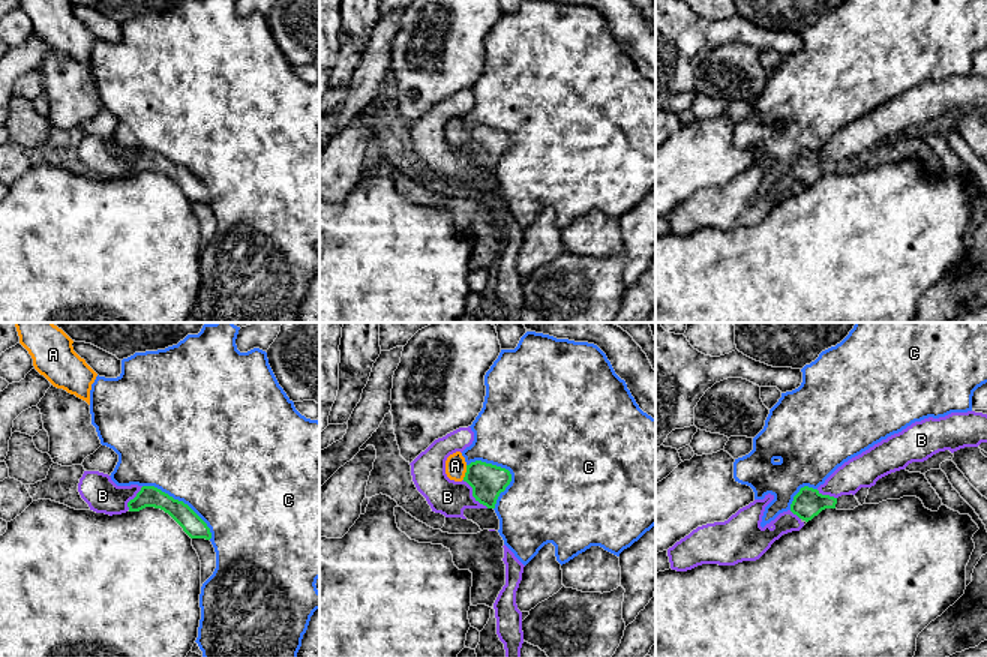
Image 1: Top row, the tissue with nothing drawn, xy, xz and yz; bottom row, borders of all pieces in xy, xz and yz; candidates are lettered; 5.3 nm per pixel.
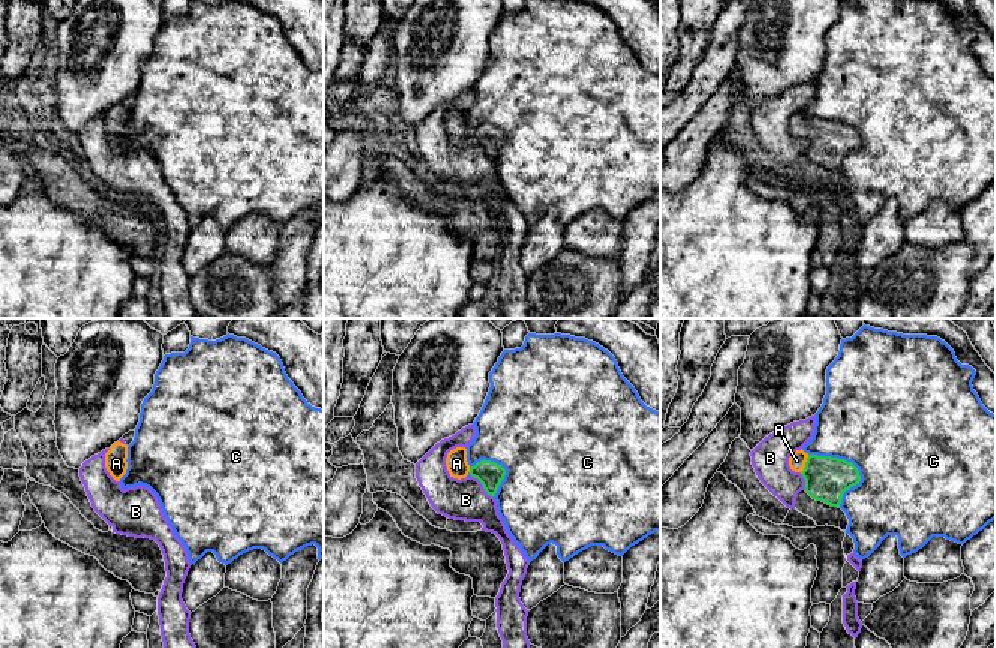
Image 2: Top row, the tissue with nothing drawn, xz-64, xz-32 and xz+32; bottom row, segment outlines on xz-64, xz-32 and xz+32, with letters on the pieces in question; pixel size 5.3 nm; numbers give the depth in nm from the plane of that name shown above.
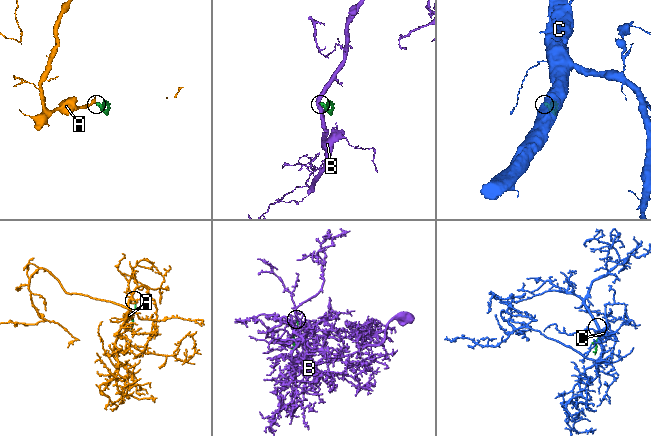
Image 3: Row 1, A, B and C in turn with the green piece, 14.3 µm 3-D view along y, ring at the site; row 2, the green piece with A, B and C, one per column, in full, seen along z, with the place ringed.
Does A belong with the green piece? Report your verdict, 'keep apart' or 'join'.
join

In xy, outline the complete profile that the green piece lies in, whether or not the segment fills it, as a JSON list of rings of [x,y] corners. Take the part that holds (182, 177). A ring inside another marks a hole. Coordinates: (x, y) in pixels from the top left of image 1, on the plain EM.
[[[142,150],[134,164],[128,166],[129,176],[146,171],[160,172],[168,177],[190,202],[212,202],[207,188],[183,165],[174,164],[154,150]]]

